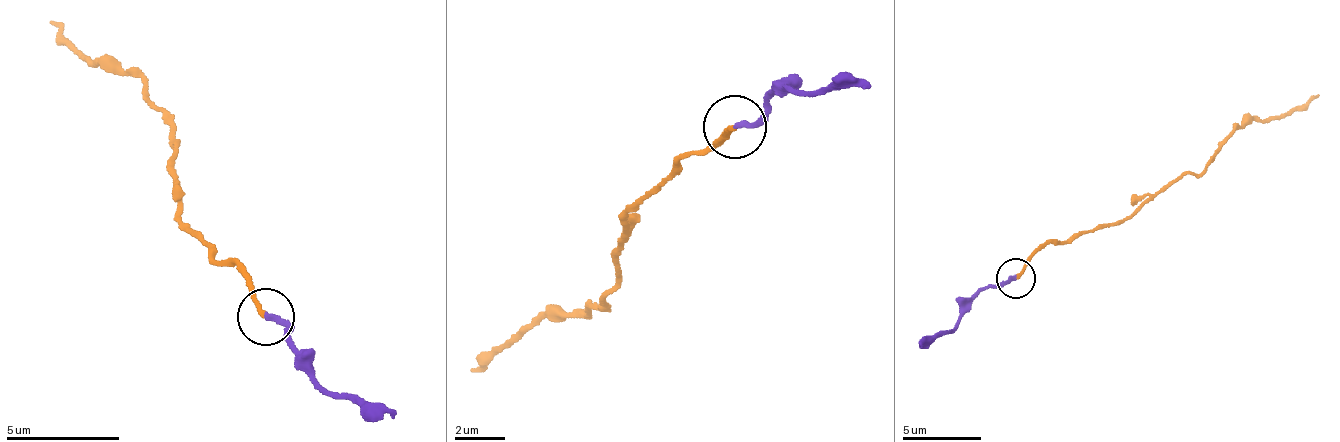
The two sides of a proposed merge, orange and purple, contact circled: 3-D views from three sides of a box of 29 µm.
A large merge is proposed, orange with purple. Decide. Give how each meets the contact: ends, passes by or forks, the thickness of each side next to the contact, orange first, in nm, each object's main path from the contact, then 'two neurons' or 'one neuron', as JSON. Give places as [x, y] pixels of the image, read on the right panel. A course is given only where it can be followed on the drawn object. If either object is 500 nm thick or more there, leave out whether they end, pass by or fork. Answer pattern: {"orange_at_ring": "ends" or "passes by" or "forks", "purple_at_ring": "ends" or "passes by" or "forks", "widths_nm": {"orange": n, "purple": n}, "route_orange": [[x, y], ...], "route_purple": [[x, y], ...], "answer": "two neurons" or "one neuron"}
{"orange_at_ring": "ends", "purple_at_ring": "ends", "widths_nm": {"orange": 200, "purple": 220}, "route_orange": [[1014, 279], [1049, 244], [1117, 223], [1186, 176], [1197, 175], [1237, 129], [1320, 96]], "route_purple": [[1014, 279], [1003, 281], [971, 298], [955, 329], [918, 343]], "answer": "two neurons"}

